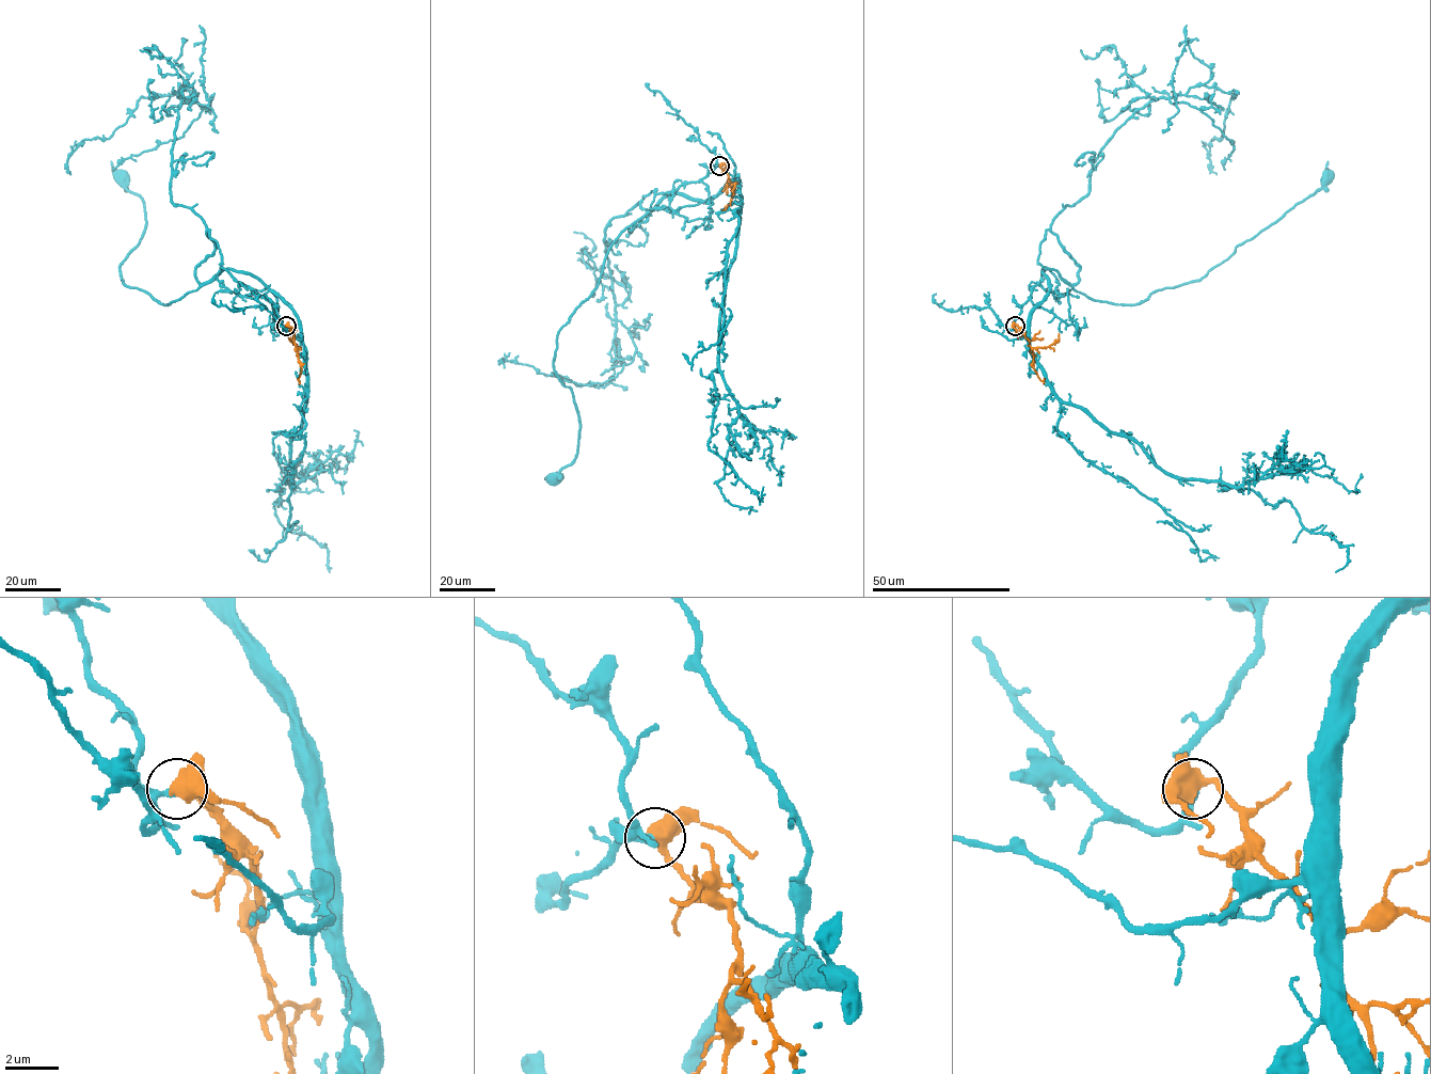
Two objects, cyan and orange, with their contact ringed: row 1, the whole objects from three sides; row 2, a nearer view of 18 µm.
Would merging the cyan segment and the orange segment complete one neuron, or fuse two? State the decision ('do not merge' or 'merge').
merge

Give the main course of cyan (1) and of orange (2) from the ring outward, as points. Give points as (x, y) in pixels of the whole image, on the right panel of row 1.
1: (1014, 326), (1038, 283), (1059, 296), (1046, 269), (1113, 304), (1135, 304), (1201, 280), (1326, 176)
2: (1014, 326), (1027, 340), (1033, 352), (1033, 368), (1044, 383)

